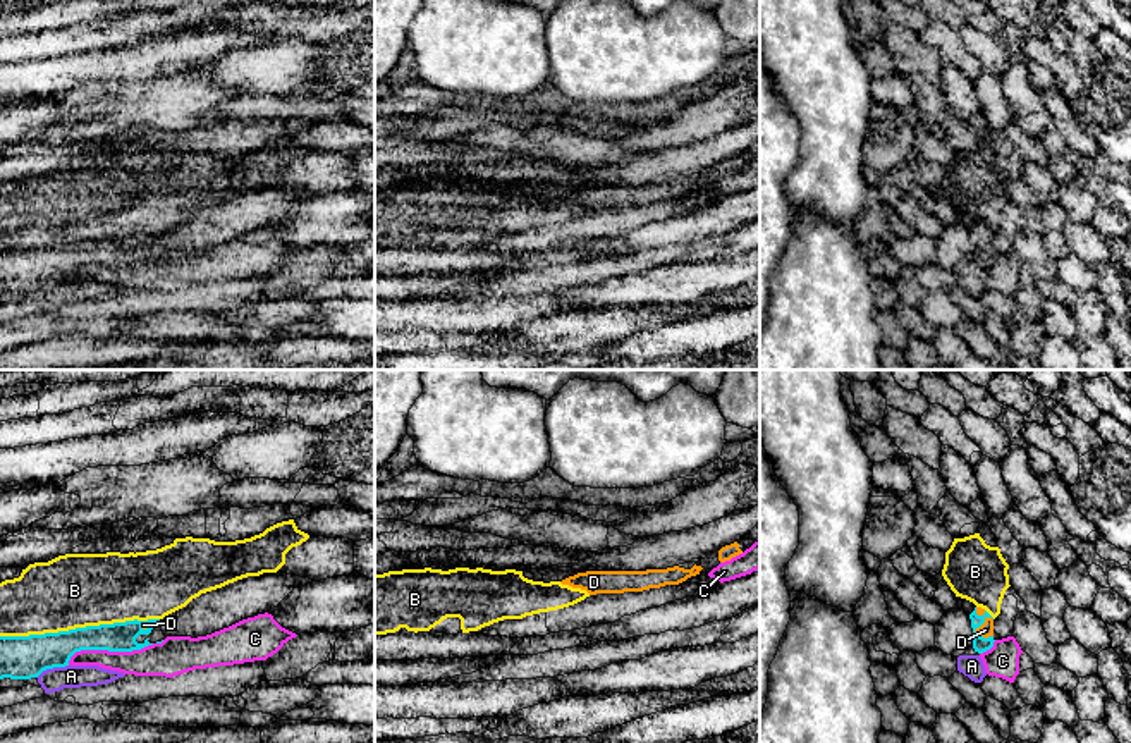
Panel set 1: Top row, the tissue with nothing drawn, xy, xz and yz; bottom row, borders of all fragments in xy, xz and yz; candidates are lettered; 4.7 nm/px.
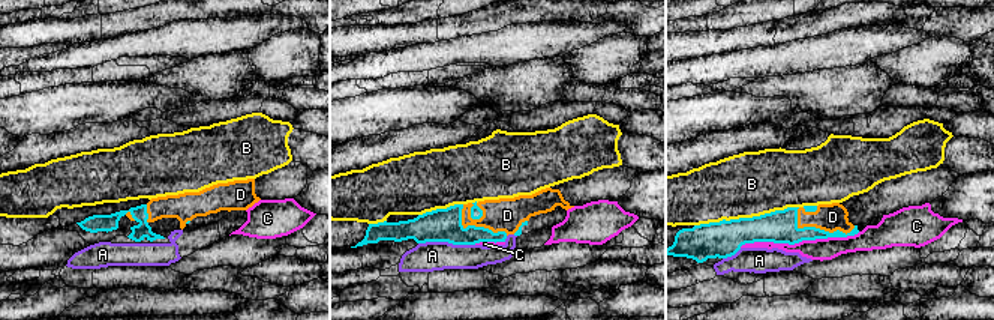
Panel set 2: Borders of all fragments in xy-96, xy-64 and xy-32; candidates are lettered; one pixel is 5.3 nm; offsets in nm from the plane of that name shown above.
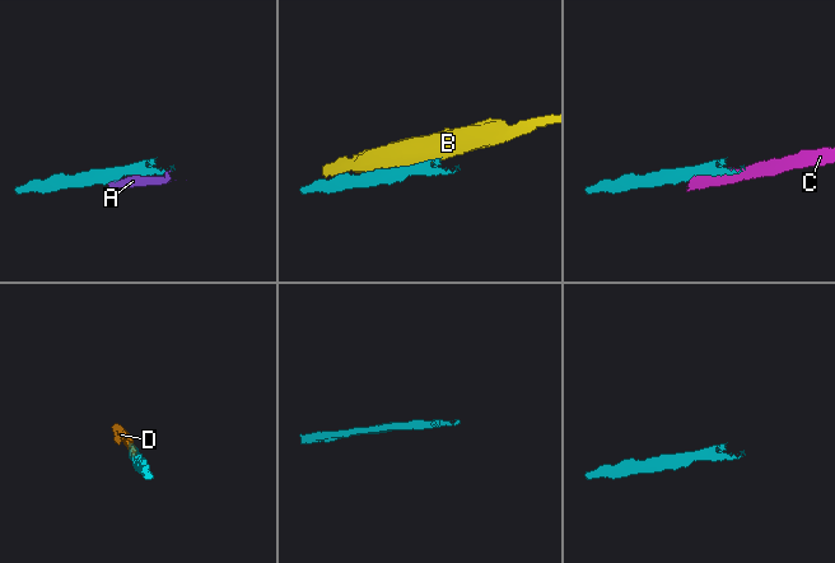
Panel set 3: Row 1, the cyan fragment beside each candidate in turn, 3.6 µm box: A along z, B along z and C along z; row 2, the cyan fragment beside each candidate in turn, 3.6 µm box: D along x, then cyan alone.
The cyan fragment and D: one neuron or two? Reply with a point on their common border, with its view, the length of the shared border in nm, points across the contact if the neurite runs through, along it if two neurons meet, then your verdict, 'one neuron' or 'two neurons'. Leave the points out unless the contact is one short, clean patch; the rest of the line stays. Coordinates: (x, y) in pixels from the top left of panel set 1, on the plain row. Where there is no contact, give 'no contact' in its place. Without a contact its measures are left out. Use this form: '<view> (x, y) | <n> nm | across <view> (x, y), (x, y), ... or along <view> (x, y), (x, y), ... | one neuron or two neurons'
yz (978, 241) | 170 nm | across yz (980, 258), (978, 241), (985, 245) | one neuron

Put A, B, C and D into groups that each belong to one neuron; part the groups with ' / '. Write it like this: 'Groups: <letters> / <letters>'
Groups: A / B / C / D

